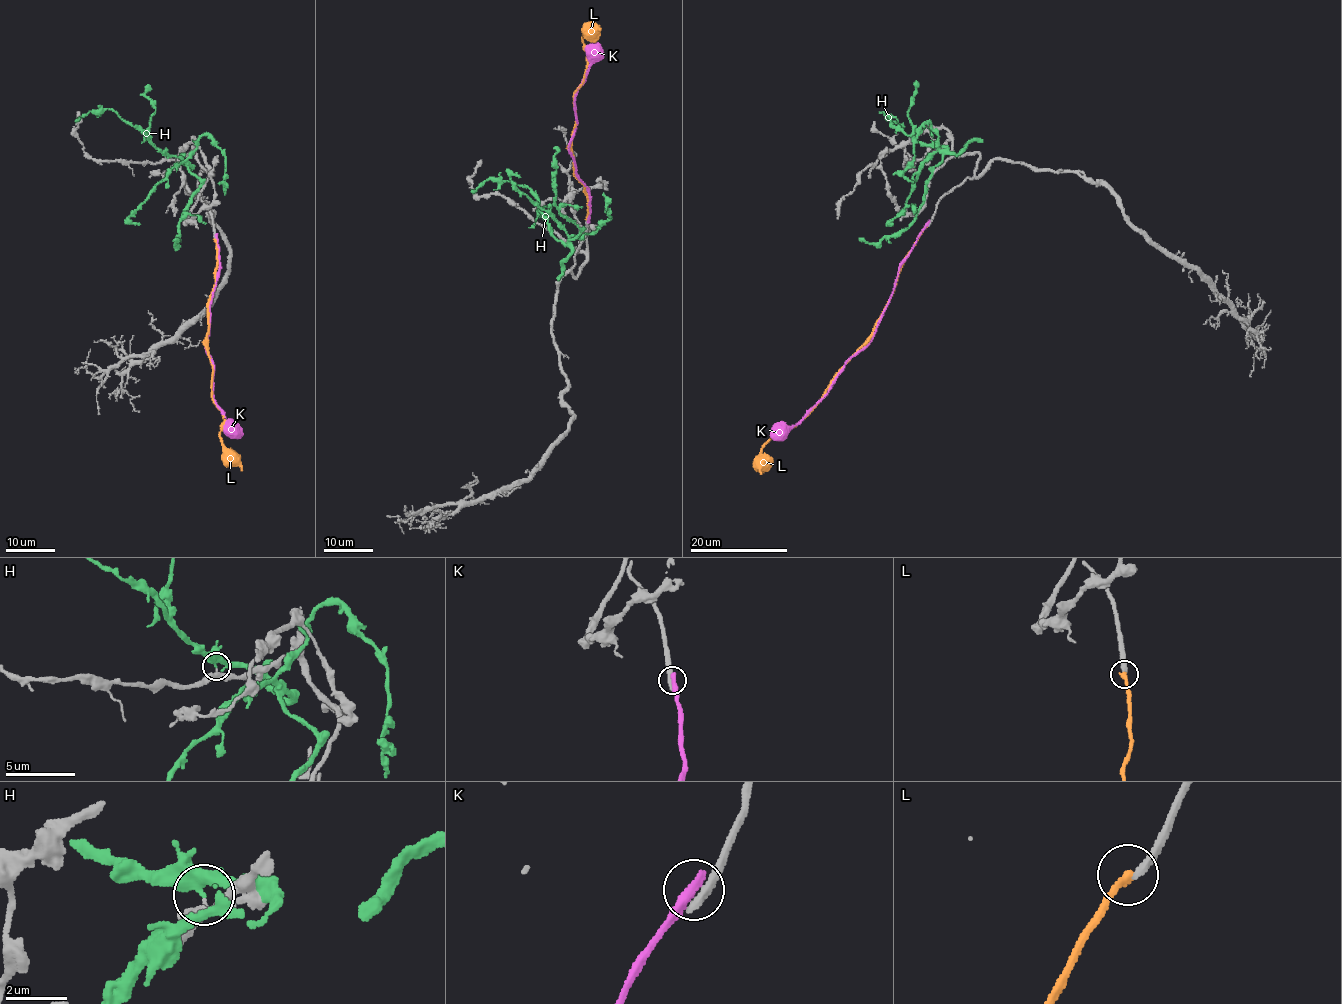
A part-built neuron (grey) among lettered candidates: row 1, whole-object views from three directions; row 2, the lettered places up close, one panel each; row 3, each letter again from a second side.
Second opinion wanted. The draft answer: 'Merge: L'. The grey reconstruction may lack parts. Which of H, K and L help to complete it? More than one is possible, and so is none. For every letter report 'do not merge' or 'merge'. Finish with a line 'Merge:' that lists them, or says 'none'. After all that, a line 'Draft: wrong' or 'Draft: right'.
H: do not merge
K: do not merge
L: merge
Merge: L
Draft: right

